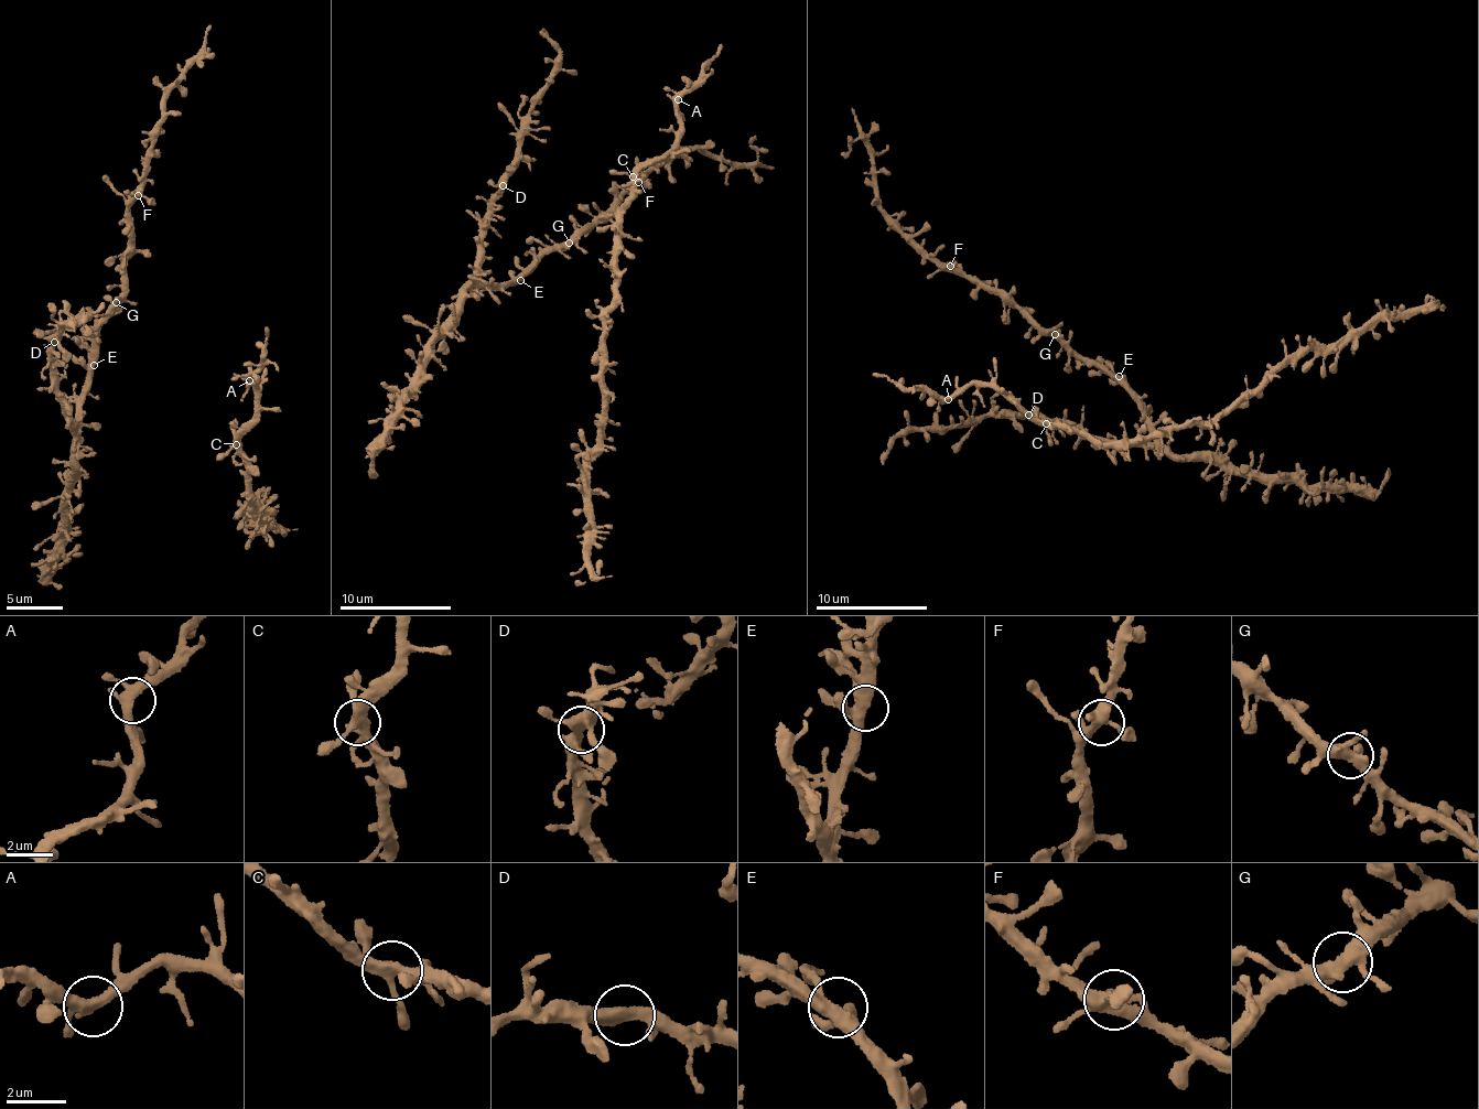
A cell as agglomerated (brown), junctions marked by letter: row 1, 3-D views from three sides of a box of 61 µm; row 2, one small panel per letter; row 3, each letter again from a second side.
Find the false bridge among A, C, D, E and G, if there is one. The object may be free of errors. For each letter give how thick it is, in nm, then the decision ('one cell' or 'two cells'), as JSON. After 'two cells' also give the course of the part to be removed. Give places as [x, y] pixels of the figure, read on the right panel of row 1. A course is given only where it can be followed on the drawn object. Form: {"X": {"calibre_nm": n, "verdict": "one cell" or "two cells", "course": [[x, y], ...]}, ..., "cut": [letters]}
{"A": {"calibre_nm": 360, "verdict": "one cell"}, "C": {"calibre_nm": 360, "verdict": "one cell"}, "D": {"calibre_nm": 380, "verdict": "one cell"}, "E": {"calibre_nm": 400, "verdict": "one cell"}, "G": {"calibre_nm": 400, "verdict": "one cell"}, "cut": []}

